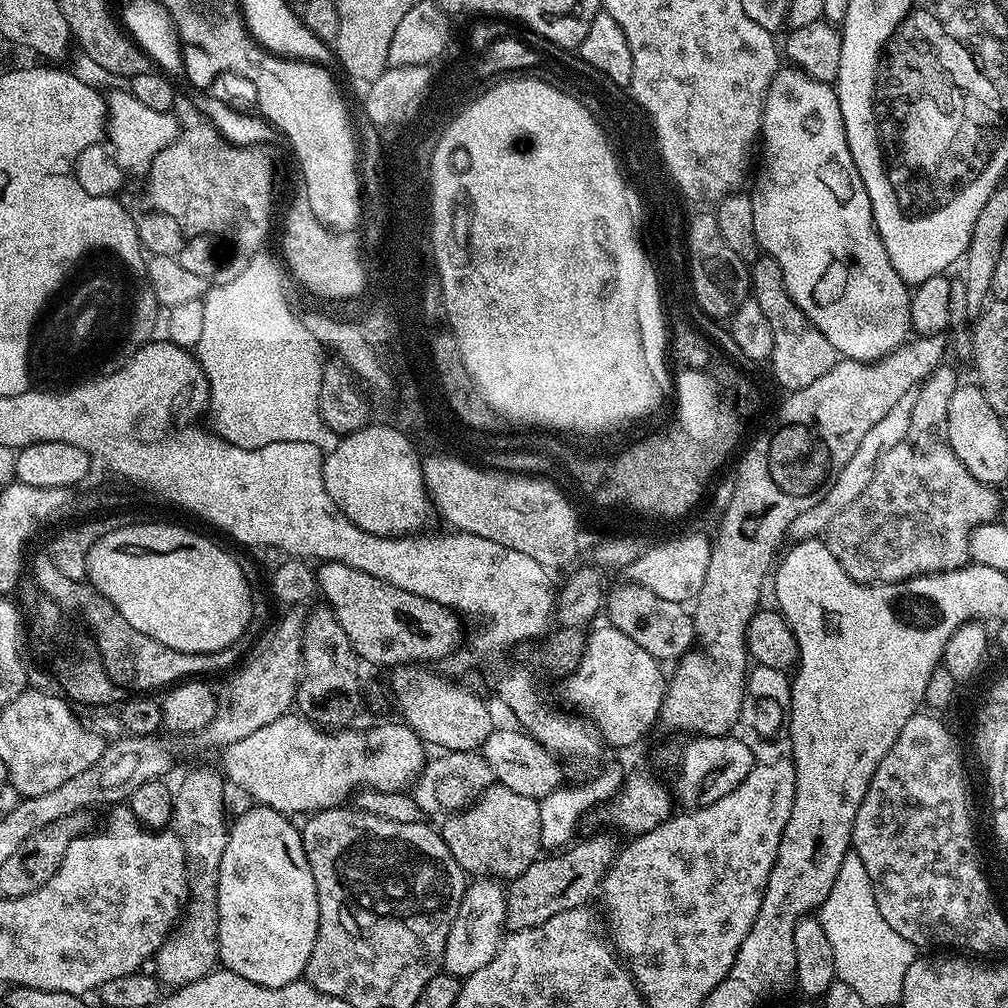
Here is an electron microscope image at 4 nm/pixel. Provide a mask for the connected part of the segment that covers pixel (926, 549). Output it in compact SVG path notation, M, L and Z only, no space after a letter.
M910 444L887 448L862 494L827 521L824 545L860 584L893 584L911 576L963 568L970 560L968 535L980 524L993 523L1001 511L999 491L978 482L951 448L915 452Z

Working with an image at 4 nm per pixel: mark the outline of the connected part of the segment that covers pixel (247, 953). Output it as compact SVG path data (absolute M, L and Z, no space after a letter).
M252 806L249 812L242 813L237 822L235 820L234 825L228 833L226 854L222 854L220 874L218 876L218 940L220 942L220 964L227 971L238 974L258 986L266 986L267 988L281 988L287 984L293 984L295 980L301 979L307 973L310 954L314 950L314 942L318 934L318 926L320 925L316 883L314 882L312 867L306 858L304 838L301 829L297 825L295 828L288 820L291 819L285 813L263 806Z

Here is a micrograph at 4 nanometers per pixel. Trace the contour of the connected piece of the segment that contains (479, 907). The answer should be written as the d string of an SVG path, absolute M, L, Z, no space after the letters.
M476 878L464 892L458 918L446 938L443 971L457 978L467 978L486 966L498 954L506 935L508 898L506 888L496 878Z

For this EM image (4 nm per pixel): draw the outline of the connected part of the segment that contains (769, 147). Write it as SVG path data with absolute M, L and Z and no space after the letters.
M794 66L781 67L764 103L760 136L762 148L764 144L764 165L756 180L756 192L751 193L757 245L782 266L782 278L790 298L794 298L802 314L826 334L826 342L830 342L841 357L871 362L888 356L905 343L912 332L912 298L909 285L904 283L898 270L894 270L886 246L876 233L872 203L850 154L835 87L810 78Z

